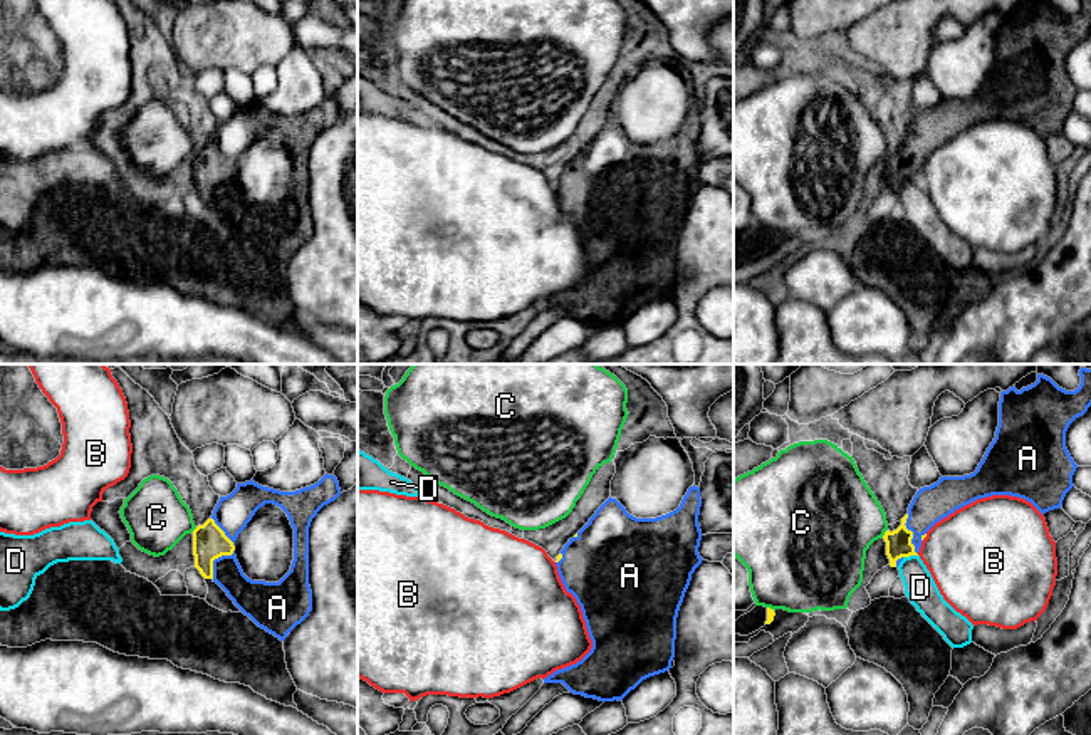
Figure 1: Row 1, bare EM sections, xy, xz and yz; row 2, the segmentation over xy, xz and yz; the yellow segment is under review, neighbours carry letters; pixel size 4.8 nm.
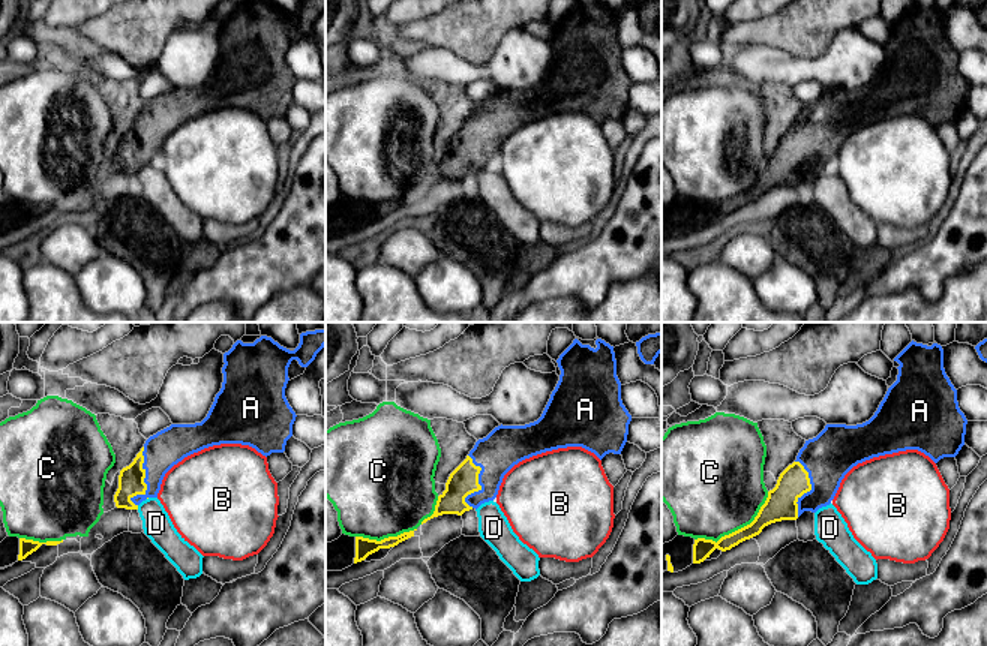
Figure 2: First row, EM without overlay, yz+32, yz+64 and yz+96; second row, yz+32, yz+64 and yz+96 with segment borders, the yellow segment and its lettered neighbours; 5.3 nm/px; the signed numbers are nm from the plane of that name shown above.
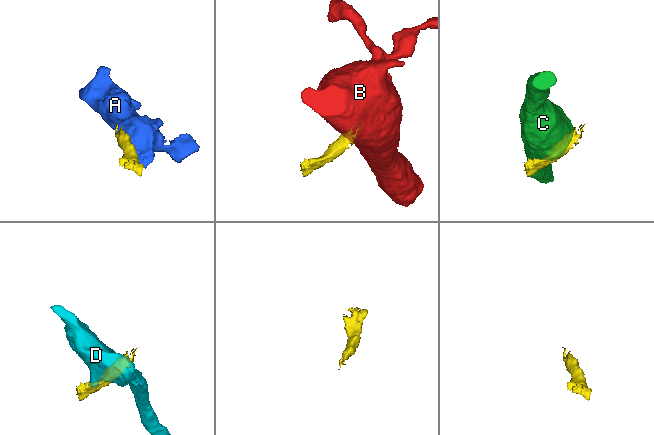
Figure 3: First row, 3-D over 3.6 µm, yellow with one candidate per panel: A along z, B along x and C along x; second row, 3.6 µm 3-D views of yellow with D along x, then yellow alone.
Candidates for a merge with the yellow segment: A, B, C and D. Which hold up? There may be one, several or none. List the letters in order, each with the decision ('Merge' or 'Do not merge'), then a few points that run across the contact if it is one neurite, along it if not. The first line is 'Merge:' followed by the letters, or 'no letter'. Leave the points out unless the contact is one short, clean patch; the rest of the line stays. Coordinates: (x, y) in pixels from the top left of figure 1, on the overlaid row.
Merge: A
A: Merge
B: Do not merge. Line: yz (927, 534), (922, 539)
C: Do not merge
D: Do not merge. Line: yz (917, 554), (903, 557)

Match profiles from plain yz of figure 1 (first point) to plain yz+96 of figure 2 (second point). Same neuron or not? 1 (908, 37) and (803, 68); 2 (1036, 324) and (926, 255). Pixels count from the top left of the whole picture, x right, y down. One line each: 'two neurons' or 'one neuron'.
1: two neurons
2: one neuron

